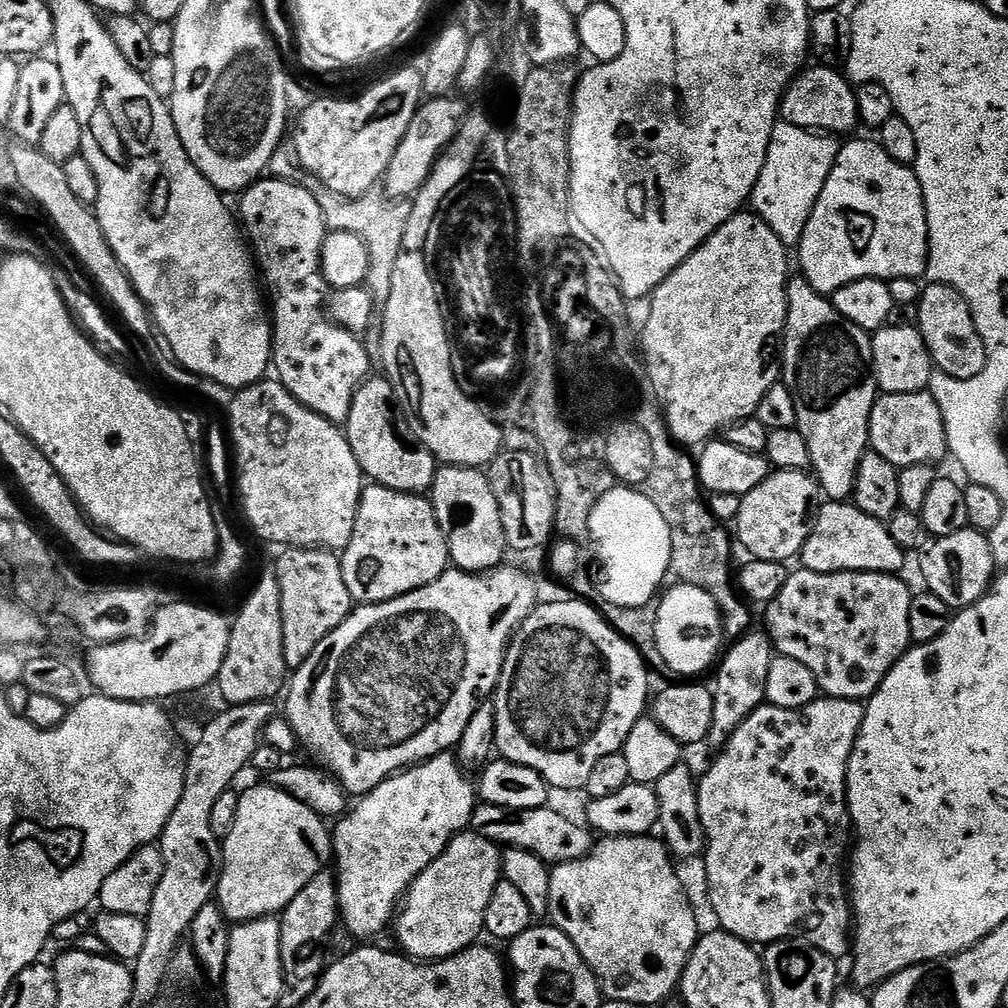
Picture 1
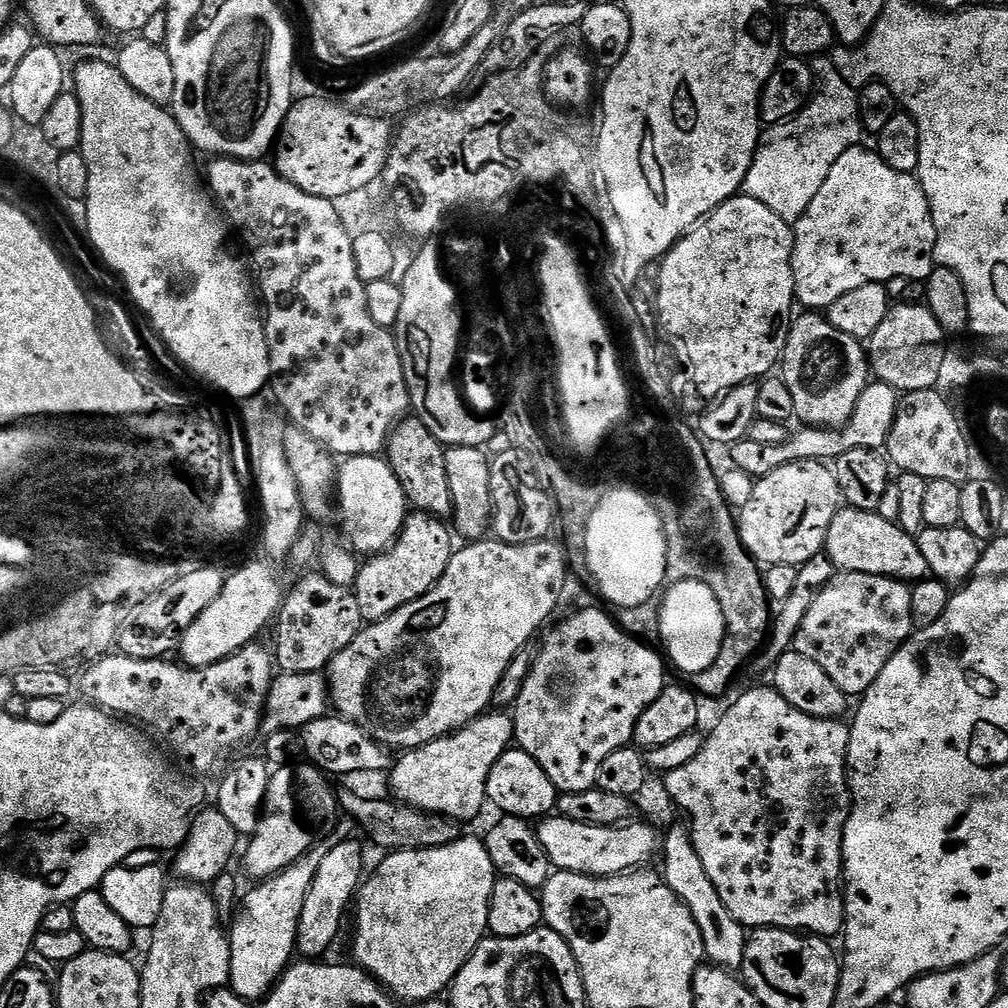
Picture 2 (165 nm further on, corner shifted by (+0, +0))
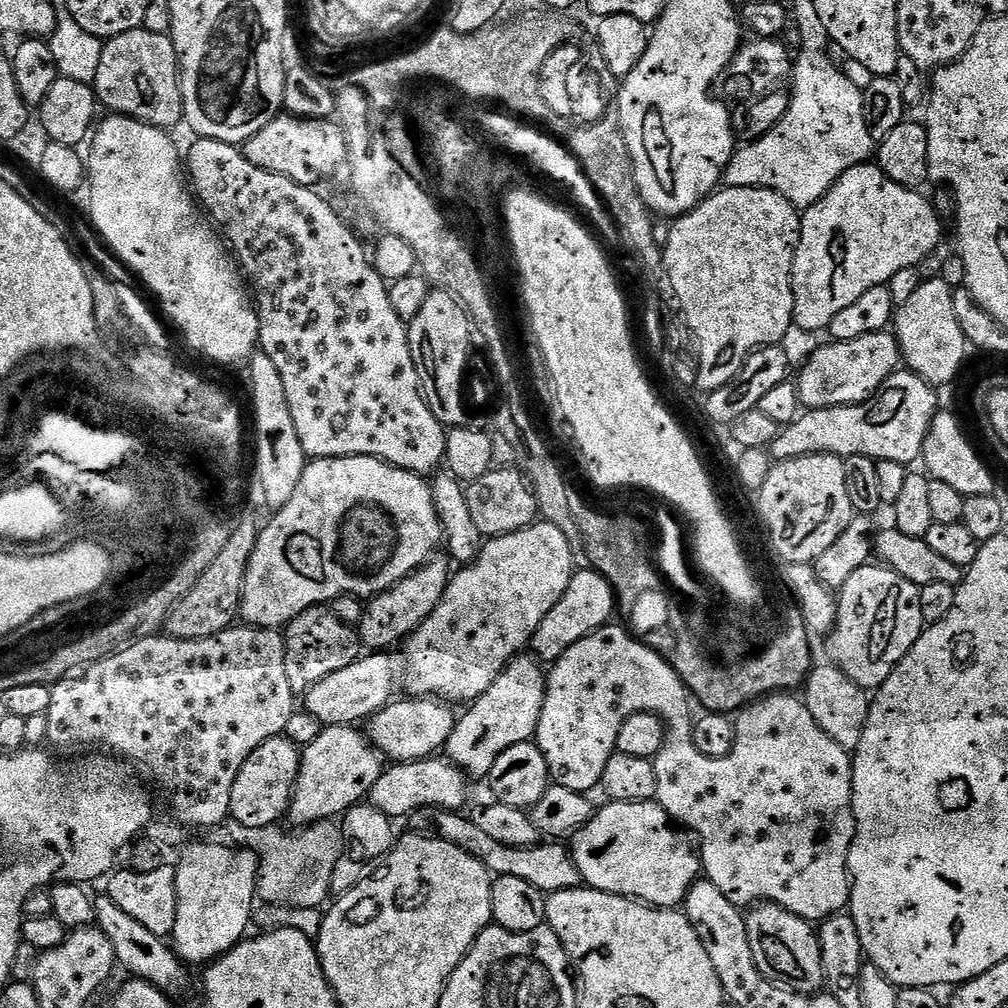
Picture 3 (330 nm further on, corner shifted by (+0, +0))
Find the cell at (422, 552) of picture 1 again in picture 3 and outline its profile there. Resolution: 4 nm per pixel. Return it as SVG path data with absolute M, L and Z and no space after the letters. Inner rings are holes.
M437 554L390 590L371 597L364 605L358 625L361 645L368 650L392 650L388 648L394 647L396 643L397 647L418 625L426 622L426 618L434 614L438 602L442 602L444 591L448 588L450 571L447 563L449 561L443 555Z

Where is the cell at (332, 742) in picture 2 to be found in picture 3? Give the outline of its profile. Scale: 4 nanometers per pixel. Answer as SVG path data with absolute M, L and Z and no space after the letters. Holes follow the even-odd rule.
M400 698L378 710L366 724L366 735L381 757L389 761L410 763L435 757L447 745L458 719L447 703L435 698Z

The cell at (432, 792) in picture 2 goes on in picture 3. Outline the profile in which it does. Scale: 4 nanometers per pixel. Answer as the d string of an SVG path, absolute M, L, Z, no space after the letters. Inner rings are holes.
M528 654L511 660L494 686L471 701L469 708L472 709L457 719L446 745L447 759L469 777L487 778L494 762L498 762L500 755L510 750L510 746L527 744L535 737L547 685L541 661Z

